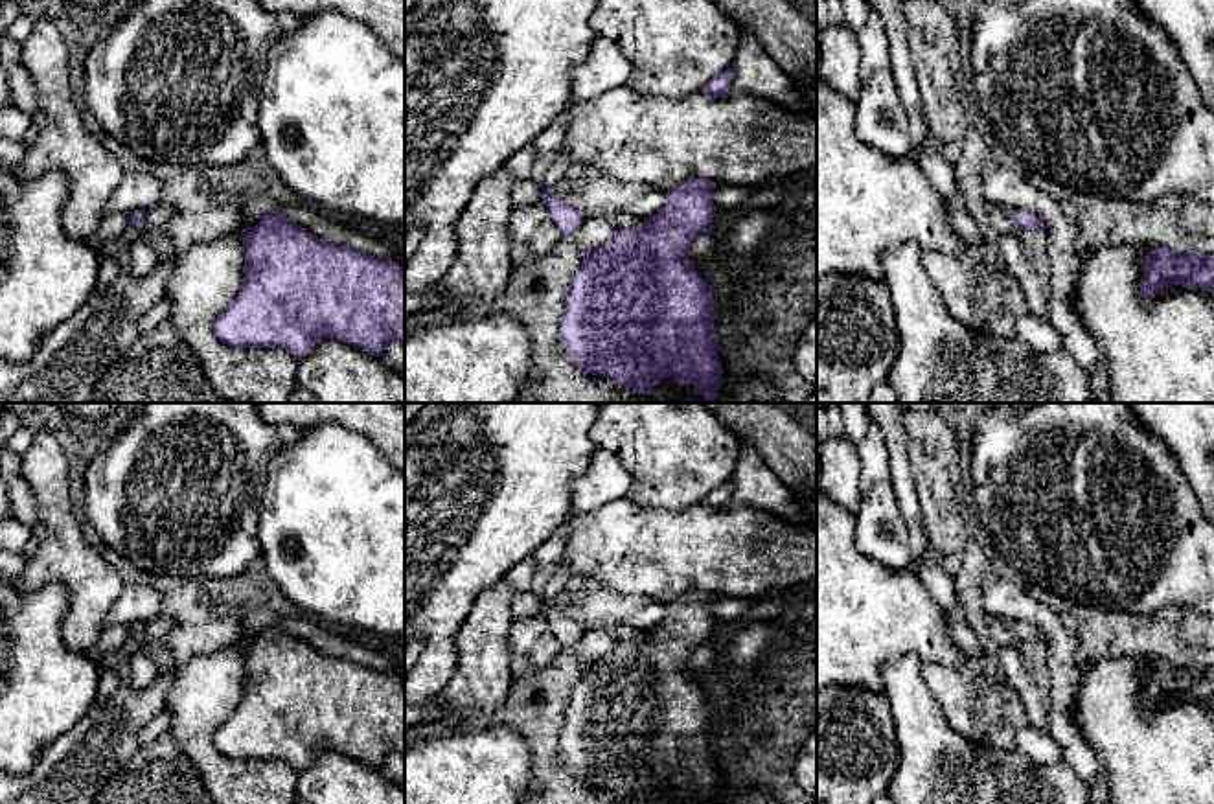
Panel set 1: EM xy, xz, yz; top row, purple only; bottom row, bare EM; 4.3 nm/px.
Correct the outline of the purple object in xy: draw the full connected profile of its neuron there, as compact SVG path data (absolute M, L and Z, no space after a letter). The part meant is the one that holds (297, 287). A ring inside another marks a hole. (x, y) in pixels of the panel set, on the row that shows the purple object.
M280 210L243 235L245 278L237 296L213 320L228 346L280 348L298 361L318 339L381 357L390 340L405 342L405 269L344 245L315 237Z

